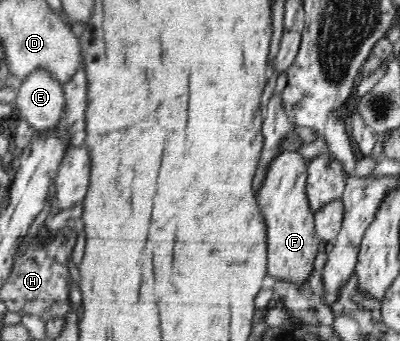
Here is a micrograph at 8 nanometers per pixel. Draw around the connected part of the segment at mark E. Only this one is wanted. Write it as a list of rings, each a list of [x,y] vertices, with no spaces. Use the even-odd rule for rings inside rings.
[[[40,68],[22,79],[16,97],[18,117],[26,120],[36,132],[54,129],[64,118],[63,85]]]

